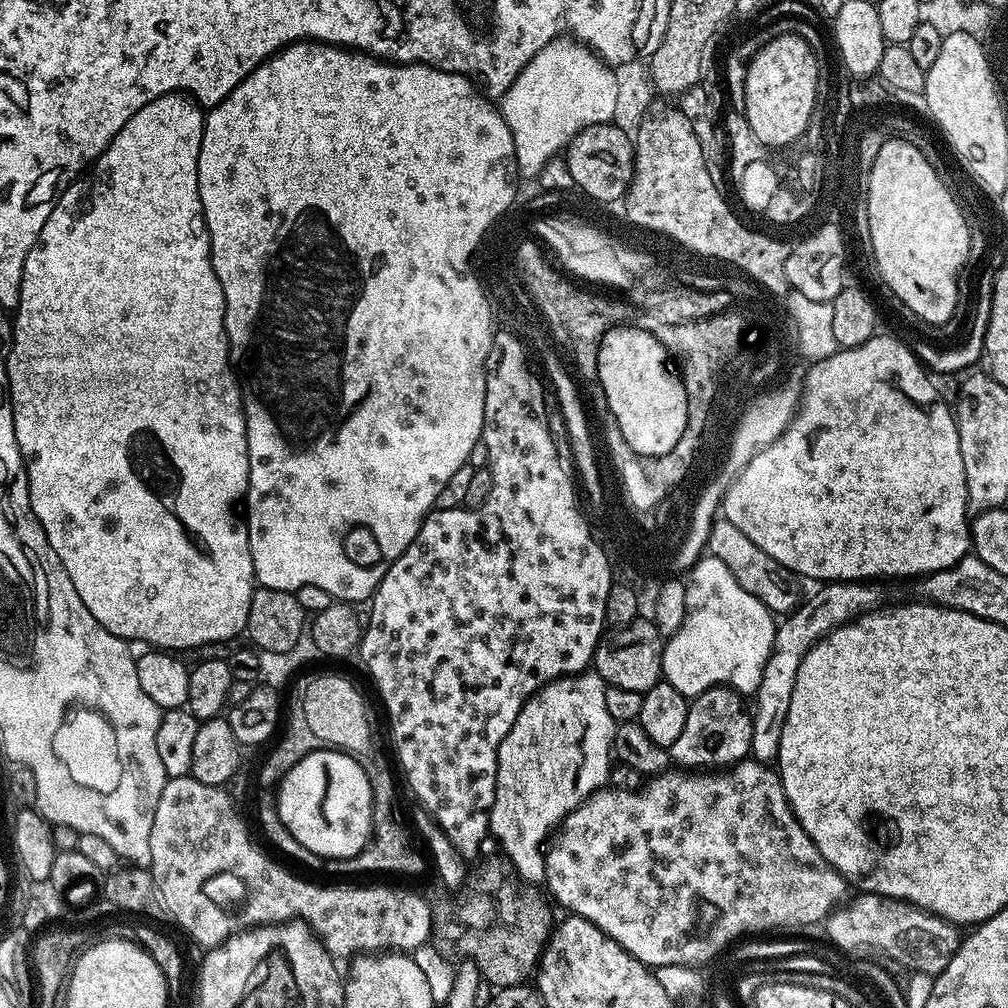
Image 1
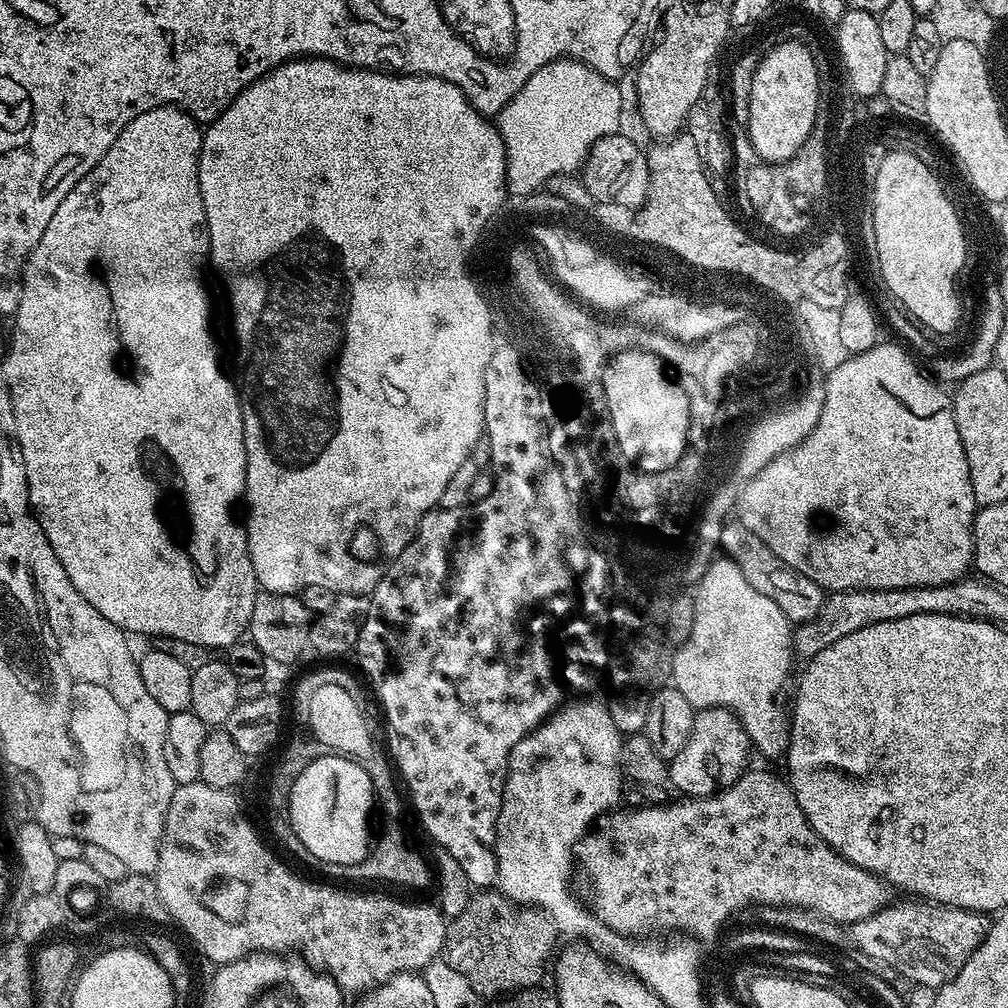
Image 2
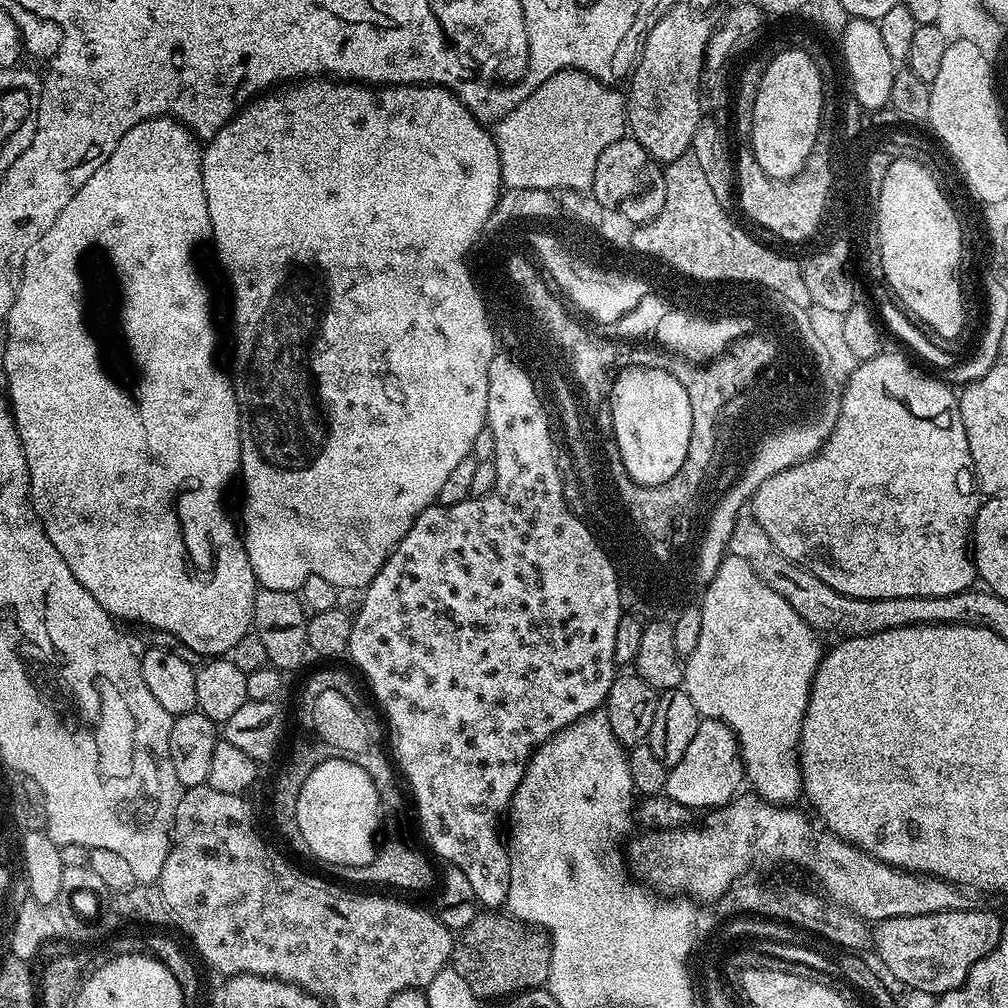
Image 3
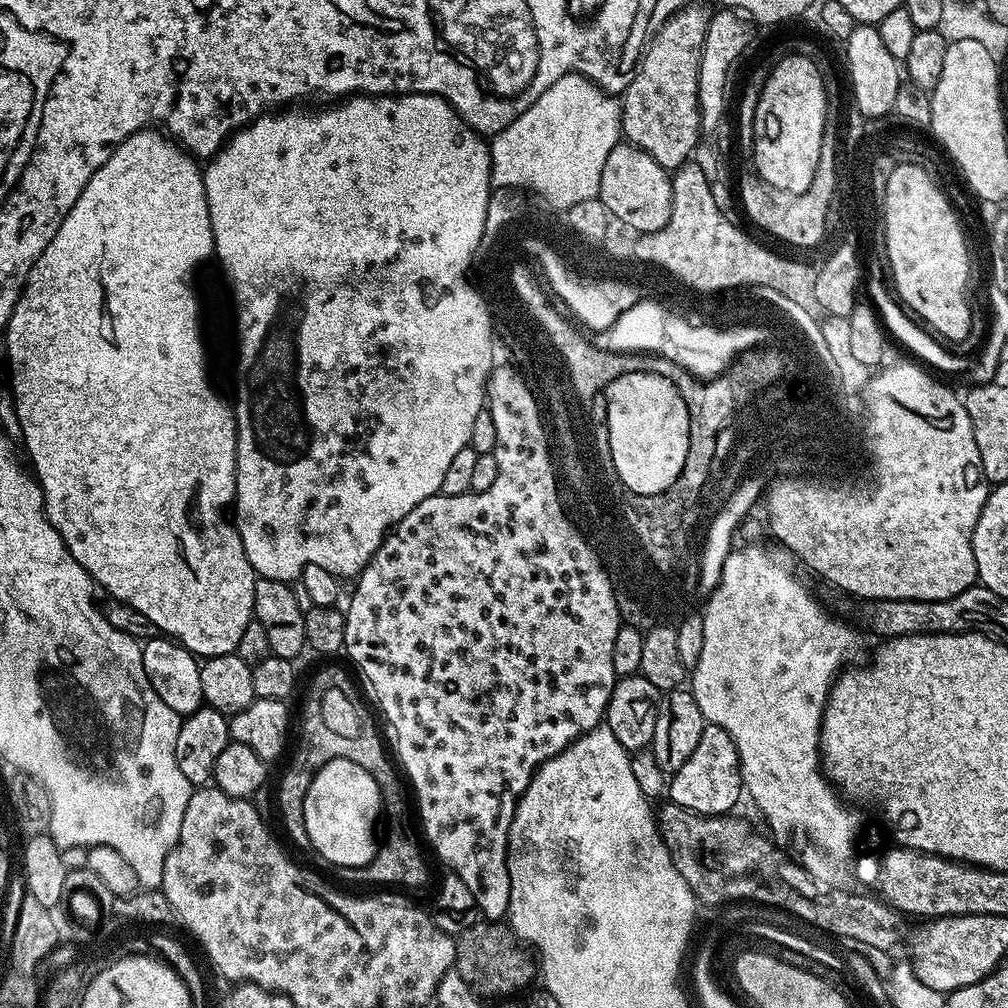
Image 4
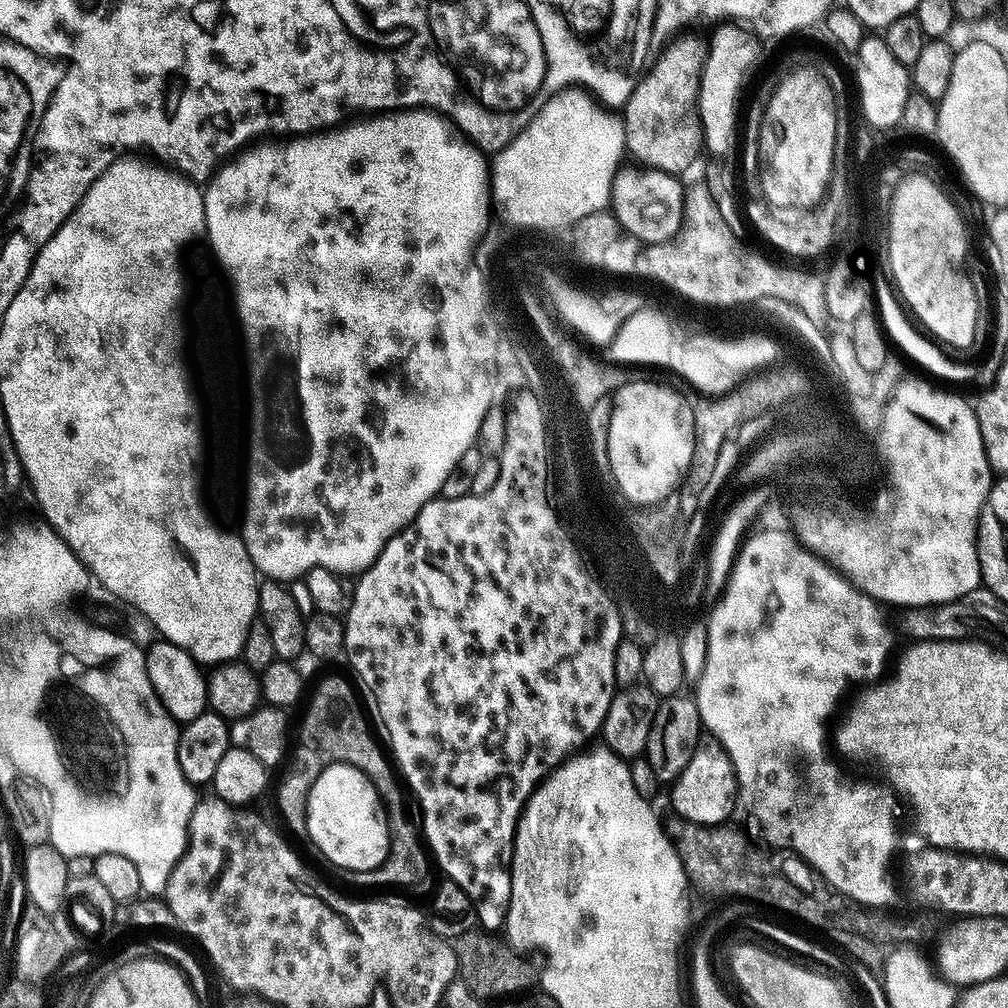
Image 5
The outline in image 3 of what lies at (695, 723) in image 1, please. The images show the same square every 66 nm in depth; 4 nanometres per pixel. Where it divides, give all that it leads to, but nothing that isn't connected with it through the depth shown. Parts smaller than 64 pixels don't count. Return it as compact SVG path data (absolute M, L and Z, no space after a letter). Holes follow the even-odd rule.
M704 718L690 746L686 746L686 754L668 769L663 795L693 810L711 810L735 800L741 791L740 783L743 785L745 780L744 757L740 755L734 730L730 730L726 722Z

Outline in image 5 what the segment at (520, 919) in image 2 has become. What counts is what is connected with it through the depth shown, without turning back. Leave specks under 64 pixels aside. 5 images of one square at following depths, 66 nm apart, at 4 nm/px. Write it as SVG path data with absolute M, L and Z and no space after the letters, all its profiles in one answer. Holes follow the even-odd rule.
M473 930L464 932L461 936L455 937L454 940L456 971L459 979L464 981L465 986L467 986L474 995L483 998L485 1001L492 1000L495 996L500 996L499 998L512 998L517 994L527 993L529 989L531 989L528 987L534 984L534 968L532 972L531 966L520 957L523 955L521 955L517 949L505 943L501 937L500 941L498 937L499 935L489 934L483 930Z

